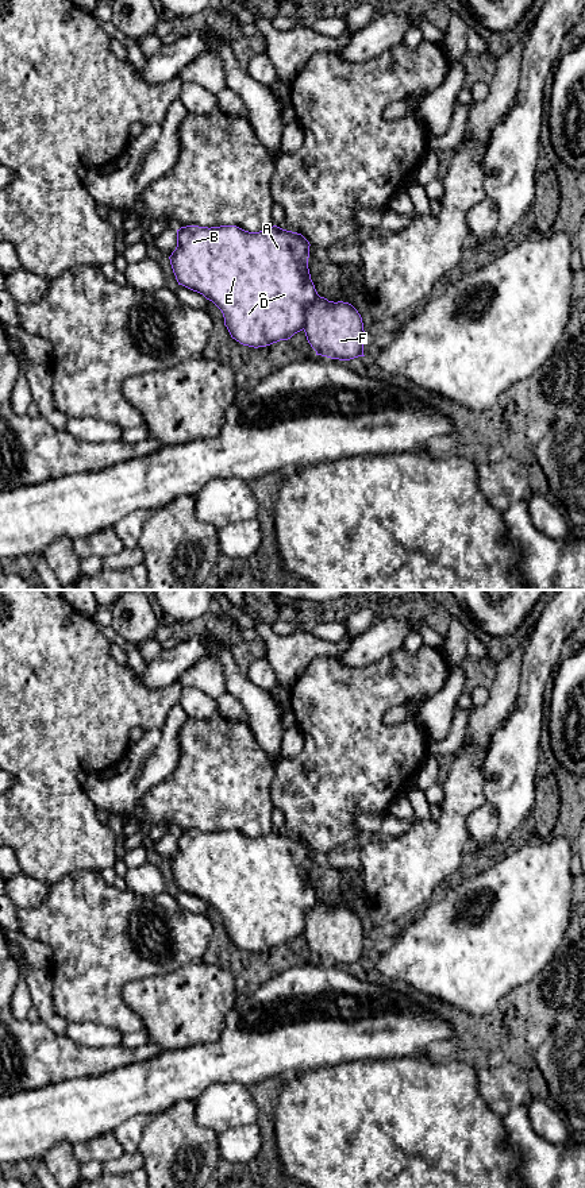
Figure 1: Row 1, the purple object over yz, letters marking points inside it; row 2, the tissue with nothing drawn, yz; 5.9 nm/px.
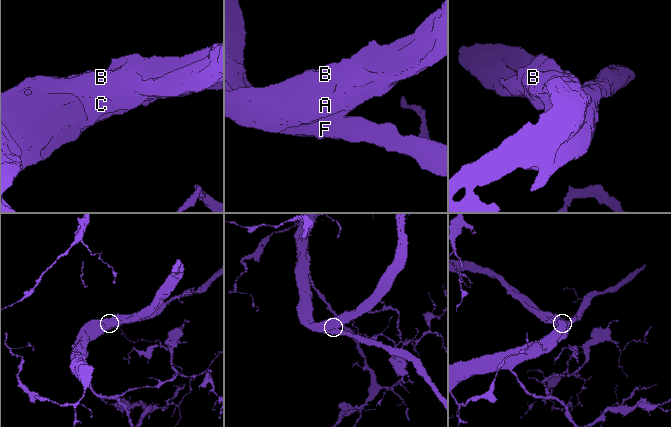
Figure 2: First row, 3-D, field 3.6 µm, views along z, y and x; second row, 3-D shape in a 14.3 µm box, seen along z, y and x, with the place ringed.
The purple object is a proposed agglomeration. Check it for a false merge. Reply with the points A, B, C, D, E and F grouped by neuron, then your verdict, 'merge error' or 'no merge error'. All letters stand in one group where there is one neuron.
A B C D E F | no merge error

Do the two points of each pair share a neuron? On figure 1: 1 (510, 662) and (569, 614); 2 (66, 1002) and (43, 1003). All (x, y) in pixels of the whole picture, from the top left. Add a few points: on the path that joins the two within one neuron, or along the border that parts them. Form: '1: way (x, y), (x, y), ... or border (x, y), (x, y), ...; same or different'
1: border (537, 623), (523, 658), (519, 679); different
2: border (52, 972), (53, 1009), (68, 1022); different

